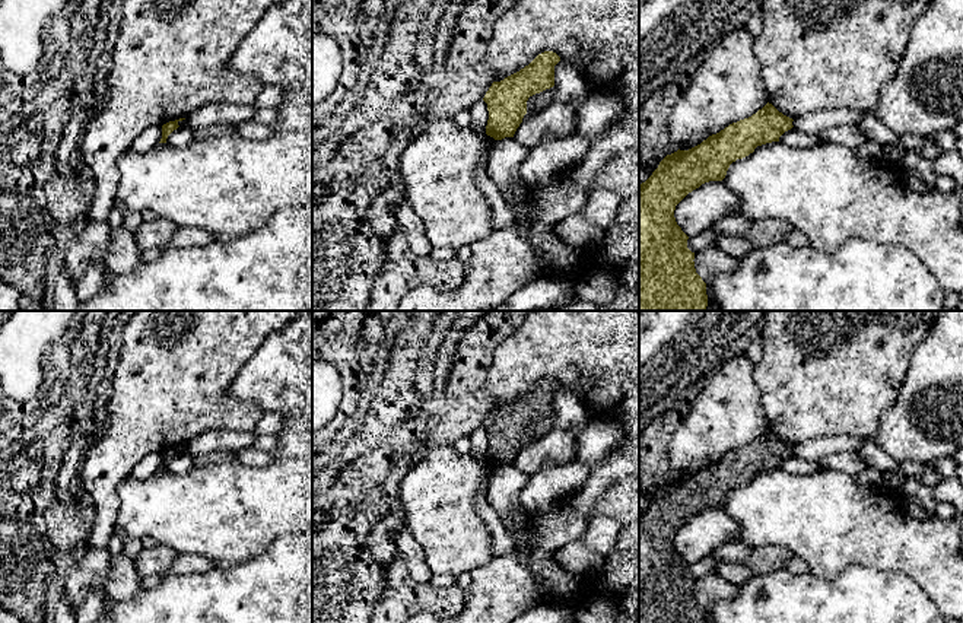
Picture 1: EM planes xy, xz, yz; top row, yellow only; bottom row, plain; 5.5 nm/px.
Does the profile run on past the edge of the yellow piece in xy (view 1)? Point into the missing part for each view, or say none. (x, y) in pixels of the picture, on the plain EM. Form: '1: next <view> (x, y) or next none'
1: next none

